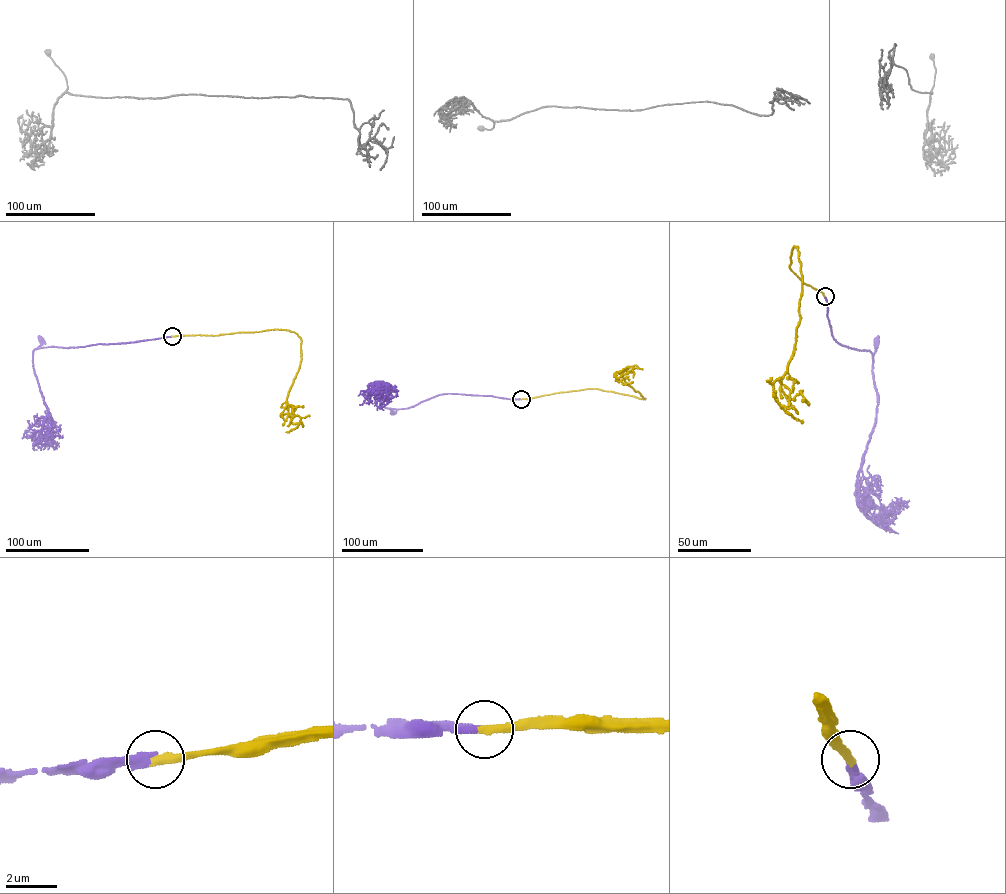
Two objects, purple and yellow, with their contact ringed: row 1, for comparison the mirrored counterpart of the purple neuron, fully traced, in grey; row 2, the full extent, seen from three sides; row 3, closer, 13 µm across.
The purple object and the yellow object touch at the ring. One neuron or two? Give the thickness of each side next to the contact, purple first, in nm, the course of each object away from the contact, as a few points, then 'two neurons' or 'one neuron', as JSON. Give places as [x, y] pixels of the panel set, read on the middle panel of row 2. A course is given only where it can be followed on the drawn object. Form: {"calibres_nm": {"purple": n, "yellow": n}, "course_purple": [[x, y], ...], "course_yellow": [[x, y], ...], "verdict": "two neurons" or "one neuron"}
{"calibres_nm": {"purple": 360, "yellow": 360}, "course_purple": [[521, 399], [441, 394], [408, 408], [388, 408], [393, 412]], "course_yellow": [[521, 399], [595, 388], [645, 398], [623, 376], [627, 366], [632, 367], [615, 378]], "verdict": "one neuron"}

